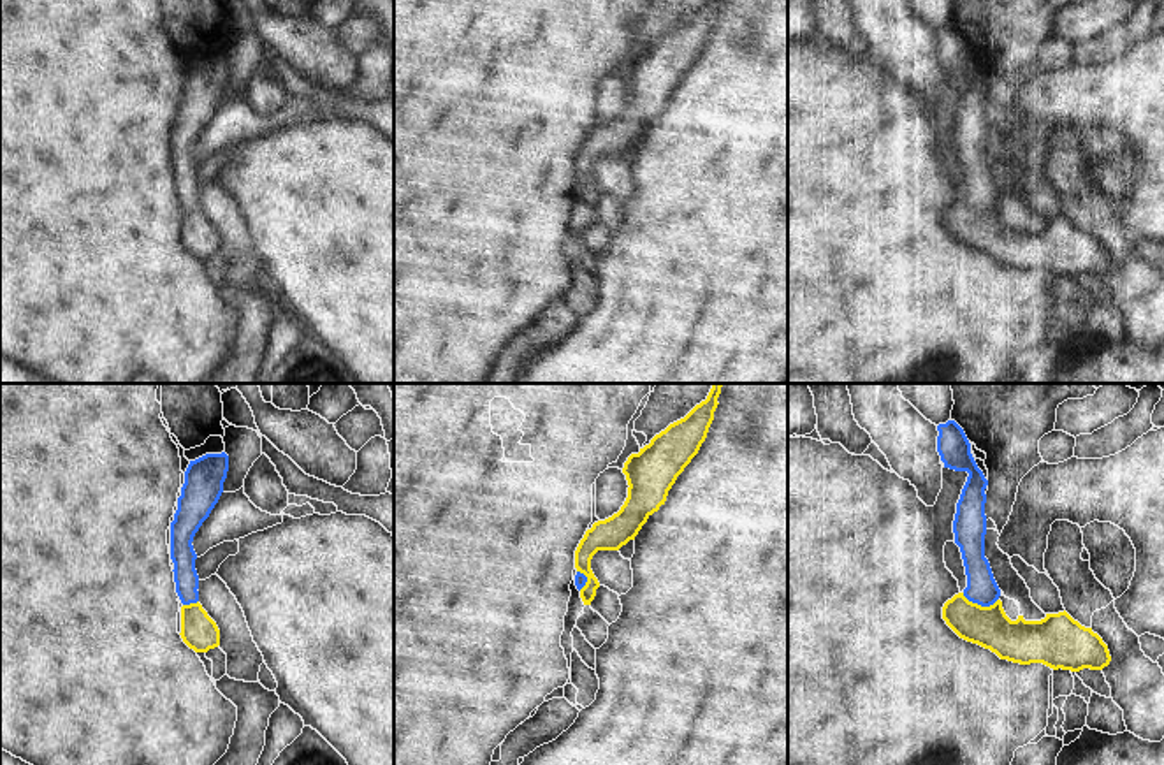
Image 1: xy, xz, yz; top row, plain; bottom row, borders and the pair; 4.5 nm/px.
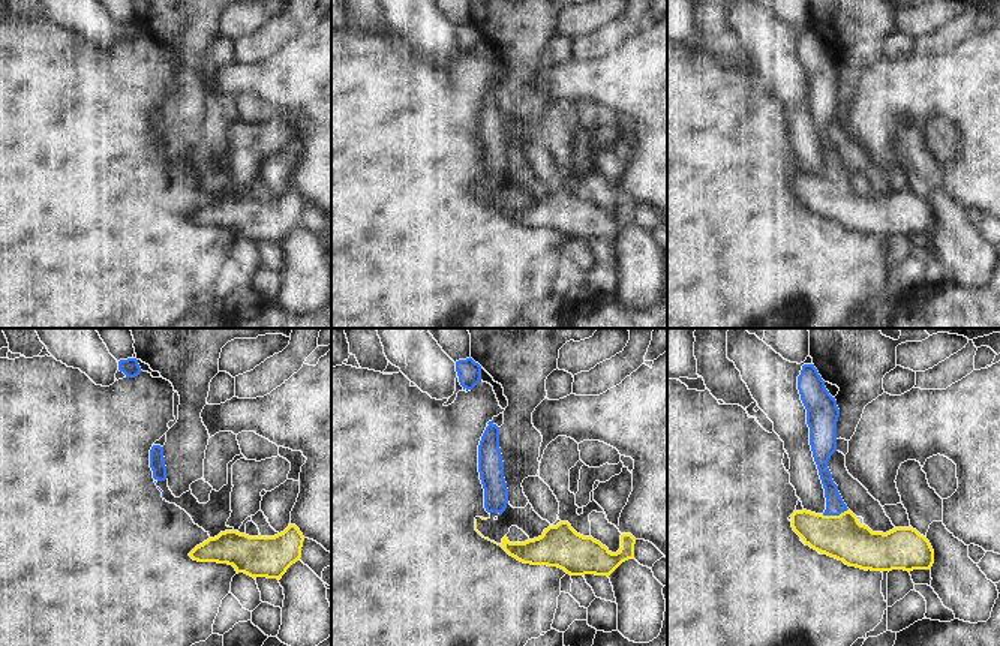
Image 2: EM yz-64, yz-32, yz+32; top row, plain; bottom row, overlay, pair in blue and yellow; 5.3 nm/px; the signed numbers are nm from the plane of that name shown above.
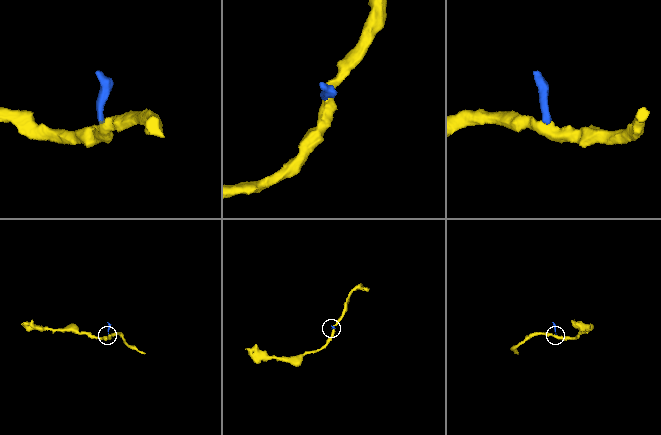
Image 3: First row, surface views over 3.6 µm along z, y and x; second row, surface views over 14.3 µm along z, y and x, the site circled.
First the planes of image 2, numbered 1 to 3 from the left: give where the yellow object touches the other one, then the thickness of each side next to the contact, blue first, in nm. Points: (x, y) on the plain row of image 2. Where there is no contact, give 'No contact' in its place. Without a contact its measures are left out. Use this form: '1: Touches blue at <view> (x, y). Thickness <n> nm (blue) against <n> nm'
1: No contact
2: No contact
3: Touches blue at yz+32 (834, 179). Thickness 100 nm (blue) against 240 nm.

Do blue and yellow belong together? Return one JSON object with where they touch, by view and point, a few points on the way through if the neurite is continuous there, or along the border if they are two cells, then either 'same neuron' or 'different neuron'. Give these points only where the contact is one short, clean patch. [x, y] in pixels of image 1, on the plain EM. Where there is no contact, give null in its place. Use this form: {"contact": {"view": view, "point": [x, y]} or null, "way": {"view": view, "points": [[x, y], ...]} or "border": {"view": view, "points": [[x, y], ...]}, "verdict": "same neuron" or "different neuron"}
{"contact": {"view": "yz", "point": [980, 210]}, "way": {"view": "yz", "points": [[982, 194], [980, 210], [1020, 247]]}, "verdict": "same neuron"}

